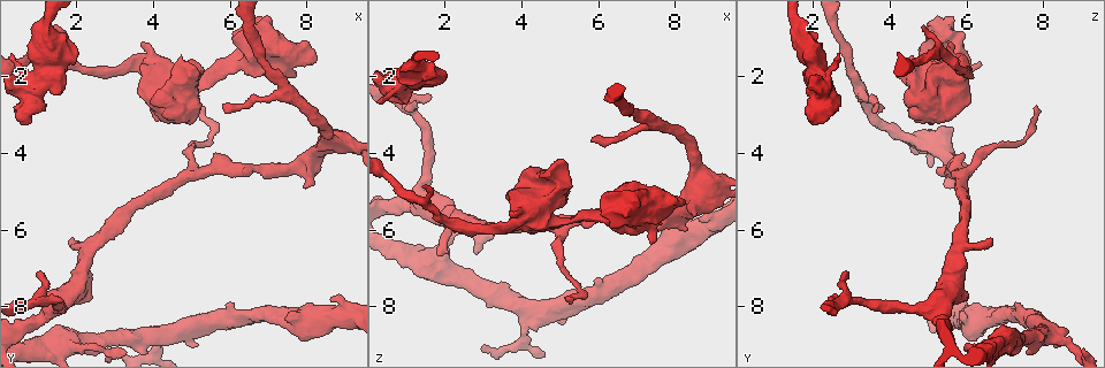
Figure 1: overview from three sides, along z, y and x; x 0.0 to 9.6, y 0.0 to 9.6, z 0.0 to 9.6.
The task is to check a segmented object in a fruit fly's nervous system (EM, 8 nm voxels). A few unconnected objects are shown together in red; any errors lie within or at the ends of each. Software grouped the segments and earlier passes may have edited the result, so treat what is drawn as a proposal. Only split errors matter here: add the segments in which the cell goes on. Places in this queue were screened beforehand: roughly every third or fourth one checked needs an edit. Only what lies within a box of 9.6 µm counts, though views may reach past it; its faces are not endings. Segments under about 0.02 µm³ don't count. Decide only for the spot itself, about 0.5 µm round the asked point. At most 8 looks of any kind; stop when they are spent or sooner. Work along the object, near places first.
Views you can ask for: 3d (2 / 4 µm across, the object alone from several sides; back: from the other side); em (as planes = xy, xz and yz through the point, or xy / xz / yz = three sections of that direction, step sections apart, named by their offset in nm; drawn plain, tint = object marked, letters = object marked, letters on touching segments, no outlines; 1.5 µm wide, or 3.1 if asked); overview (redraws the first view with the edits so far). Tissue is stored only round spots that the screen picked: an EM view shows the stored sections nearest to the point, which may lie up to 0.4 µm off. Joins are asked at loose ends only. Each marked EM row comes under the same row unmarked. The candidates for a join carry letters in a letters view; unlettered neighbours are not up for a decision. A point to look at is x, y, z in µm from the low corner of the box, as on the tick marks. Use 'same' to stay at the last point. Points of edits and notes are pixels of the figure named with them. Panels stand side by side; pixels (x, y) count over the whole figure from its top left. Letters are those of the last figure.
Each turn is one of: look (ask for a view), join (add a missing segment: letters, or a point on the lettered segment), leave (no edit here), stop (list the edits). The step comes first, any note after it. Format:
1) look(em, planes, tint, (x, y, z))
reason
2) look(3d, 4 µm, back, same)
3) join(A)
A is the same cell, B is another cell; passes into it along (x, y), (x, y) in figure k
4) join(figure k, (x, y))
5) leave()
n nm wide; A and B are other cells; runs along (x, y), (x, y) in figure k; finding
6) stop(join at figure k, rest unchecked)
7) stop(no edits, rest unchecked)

look(em, planes, letters, (5.20, 2.75, 7.80))
end of a long branch

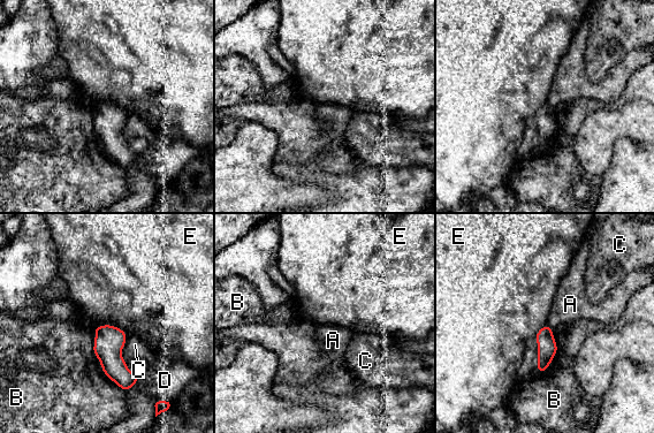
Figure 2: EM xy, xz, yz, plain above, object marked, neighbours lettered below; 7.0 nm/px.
leave()
A, B, C, D and E are other cells; border along (94, 327), (118, 326), (127, 335) in figure 2; no lettered segment goes on from it

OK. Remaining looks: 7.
look(3d, 2 µm, (1.40, 0.65, 4.90))
branch stops here

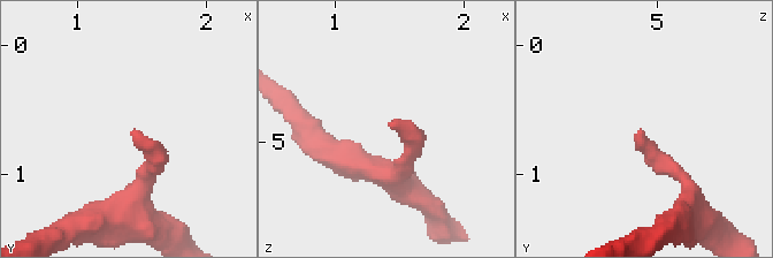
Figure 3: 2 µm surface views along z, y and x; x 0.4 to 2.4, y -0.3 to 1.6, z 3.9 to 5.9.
look(em, planes, letters, (1.40, 0.70, 4.86))

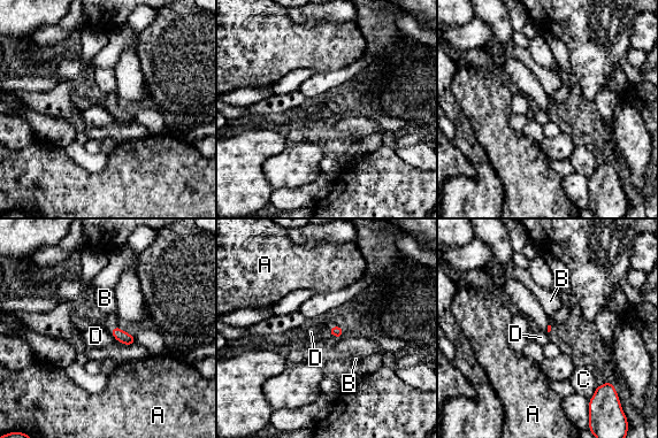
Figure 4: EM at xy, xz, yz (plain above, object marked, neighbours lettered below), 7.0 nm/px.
leave()
A, B, C and D are other cells; border along (109, 332), (122, 344) in figure 4; none of them fits

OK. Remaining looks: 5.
look(3d, 4 µm, back, (0.90, 0.70, 1.80))
thick end

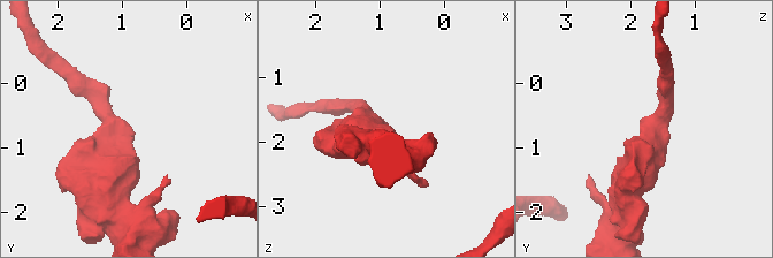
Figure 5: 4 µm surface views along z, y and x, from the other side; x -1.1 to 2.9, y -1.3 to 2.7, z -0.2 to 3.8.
look(em, xy, step 4, tint, (0.85, 0.60, 1.80))
arms of 260, 600 nm; now the EM

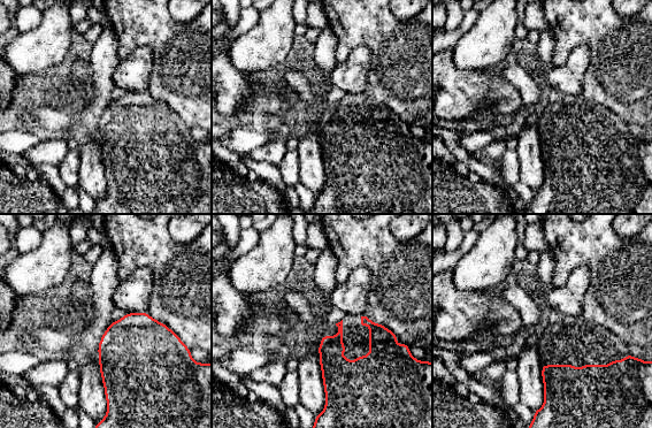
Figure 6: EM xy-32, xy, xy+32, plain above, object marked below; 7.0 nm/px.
look(em, planes, letters, same)

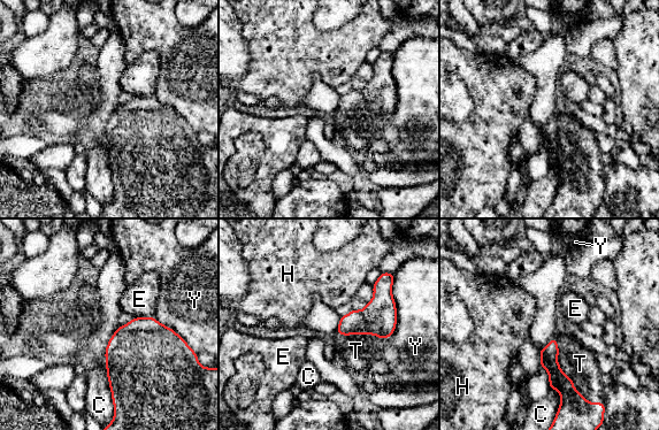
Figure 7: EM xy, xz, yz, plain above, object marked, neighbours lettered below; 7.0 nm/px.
join(T)
T is the same cell, C, E, H and Y are other cells; it goes on there

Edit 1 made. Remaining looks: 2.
stop(join at figure 7, rest unchecked)

